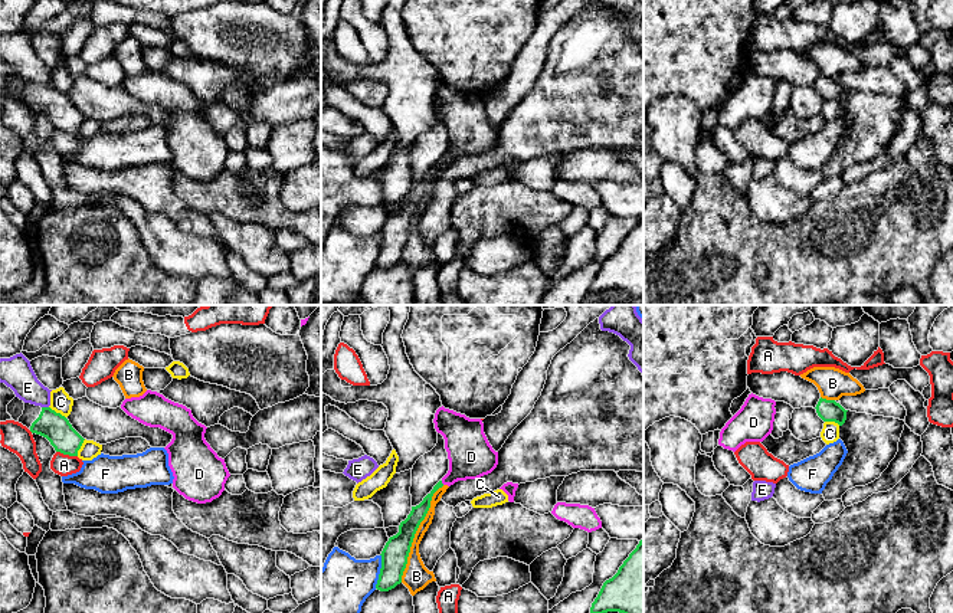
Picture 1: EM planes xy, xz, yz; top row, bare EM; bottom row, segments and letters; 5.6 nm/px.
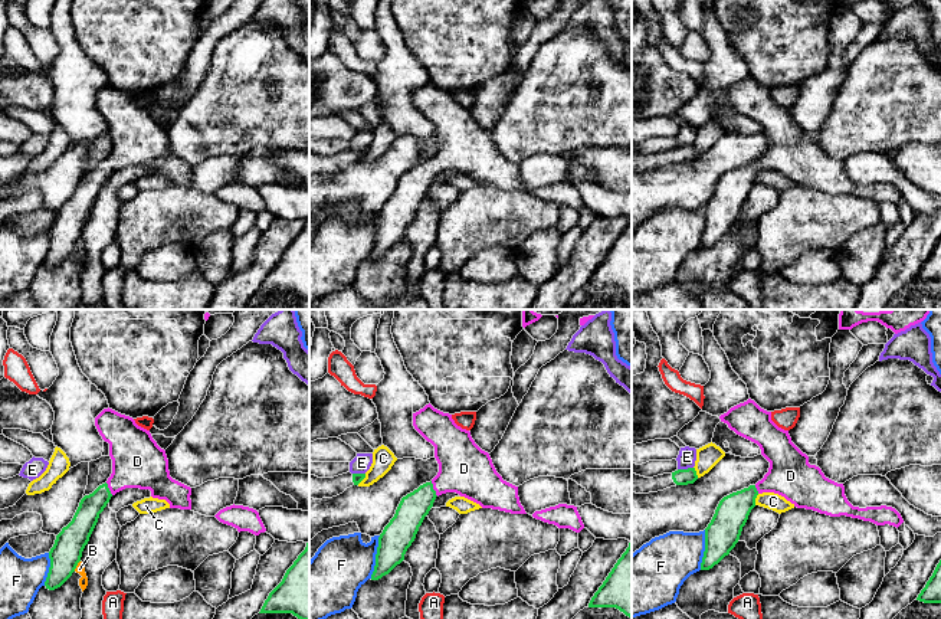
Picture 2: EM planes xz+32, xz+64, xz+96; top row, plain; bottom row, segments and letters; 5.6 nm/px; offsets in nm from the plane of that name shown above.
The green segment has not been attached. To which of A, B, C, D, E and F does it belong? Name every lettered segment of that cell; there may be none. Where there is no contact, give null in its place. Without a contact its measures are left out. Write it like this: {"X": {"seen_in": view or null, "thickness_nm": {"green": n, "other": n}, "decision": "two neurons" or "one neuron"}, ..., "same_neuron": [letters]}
{"A": {"seen_in": "xy", "thickness_nm": {"green": 160, "other": 120}, "decision": "two neurons"}, "B": {"seen_in": "xz", "thickness_nm": {"green": 150, "other": 150}, "decision": "two neurons"}, "C": {"seen_in": "xy", "thickness_nm": {"green": 160, "other": 120}, "decision": "two neurons"}, "D": {"seen_in": "xz", "thickness_nm": {"green": 90, "other": 260}, "decision": "one neuron"}, "E": {"seen_in": "xy", "thickness_nm": {"green": 160, "other": 180}, "decision": "two neurons"}, "F": {"seen_in": "xz", "thickness_nm": {"green": 150, "other": 300}, "decision": "two neurons"}, "same_neuron": ["D"]}

